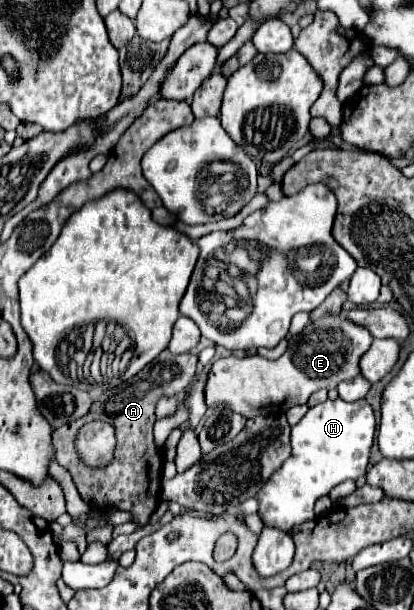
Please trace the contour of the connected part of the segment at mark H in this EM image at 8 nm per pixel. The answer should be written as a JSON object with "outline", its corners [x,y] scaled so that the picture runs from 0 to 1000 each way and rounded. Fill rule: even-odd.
{"outline":[[[812,652],[749,669],[739,682],[705,698],[705,748],[618,810],[623,846],[633,856],[671,869],[700,869],[720,859],[758,852],[758,823],[778,810],[792,810],[831,787],[865,787],[884,777],[903,702],[903,672],[884,656],[831,659],[826,652]],[[865,711],[874,721],[860,725]]]}

